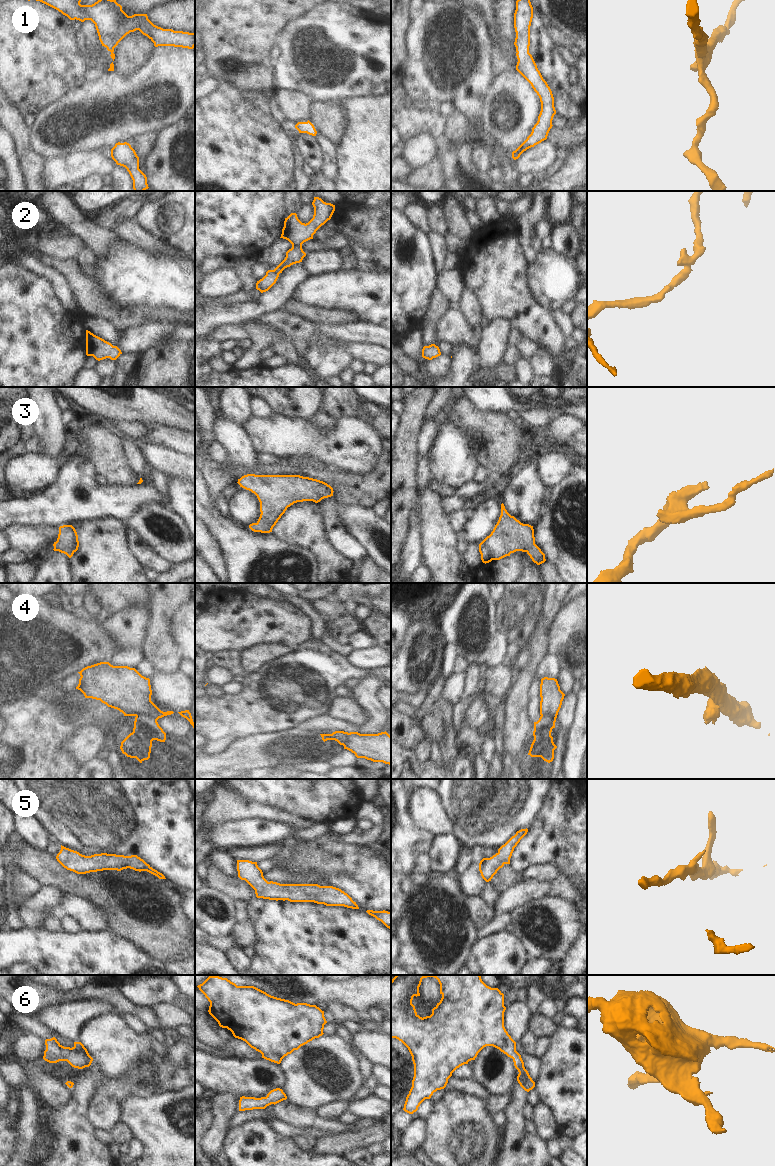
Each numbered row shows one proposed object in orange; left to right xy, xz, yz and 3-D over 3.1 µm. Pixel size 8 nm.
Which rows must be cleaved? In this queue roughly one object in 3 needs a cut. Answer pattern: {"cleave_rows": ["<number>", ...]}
{"cleave_rows": ["4"]}

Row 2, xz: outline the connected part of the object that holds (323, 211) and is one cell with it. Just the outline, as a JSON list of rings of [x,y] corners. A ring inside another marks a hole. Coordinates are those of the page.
[[[314,197],[312,205],[314,207],[314,215],[306,224],[298,219],[296,213],[291,213],[285,218],[280,238],[288,240],[292,244],[292,248],[286,252],[285,259],[274,270],[268,270],[266,275],[257,281],[256,289],[261,293],[268,291],[276,283],[279,274],[285,268],[302,262],[306,256],[302,249],[302,244],[313,239],[316,231],[331,219],[335,211],[335,205],[326,203],[319,197]]]

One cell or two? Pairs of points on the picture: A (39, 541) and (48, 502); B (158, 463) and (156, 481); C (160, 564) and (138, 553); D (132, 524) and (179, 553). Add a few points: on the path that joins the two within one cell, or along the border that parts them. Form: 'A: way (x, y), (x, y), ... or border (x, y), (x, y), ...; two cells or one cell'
A: border (19, 524), (58, 528); two cells
B: border (150, 466), (167, 477); two cells
C: way (155, 562), (143, 554); one cell
D: way (144, 527), (155, 537), (167, 543); one cell

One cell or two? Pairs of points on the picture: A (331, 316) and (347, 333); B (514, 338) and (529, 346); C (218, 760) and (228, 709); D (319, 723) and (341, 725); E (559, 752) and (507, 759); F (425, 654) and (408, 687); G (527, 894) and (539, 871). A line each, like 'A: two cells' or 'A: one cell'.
A: two cells
B: one cell
C: two cells
D: one cell
E: one cell
F: one cell
G: two cells

